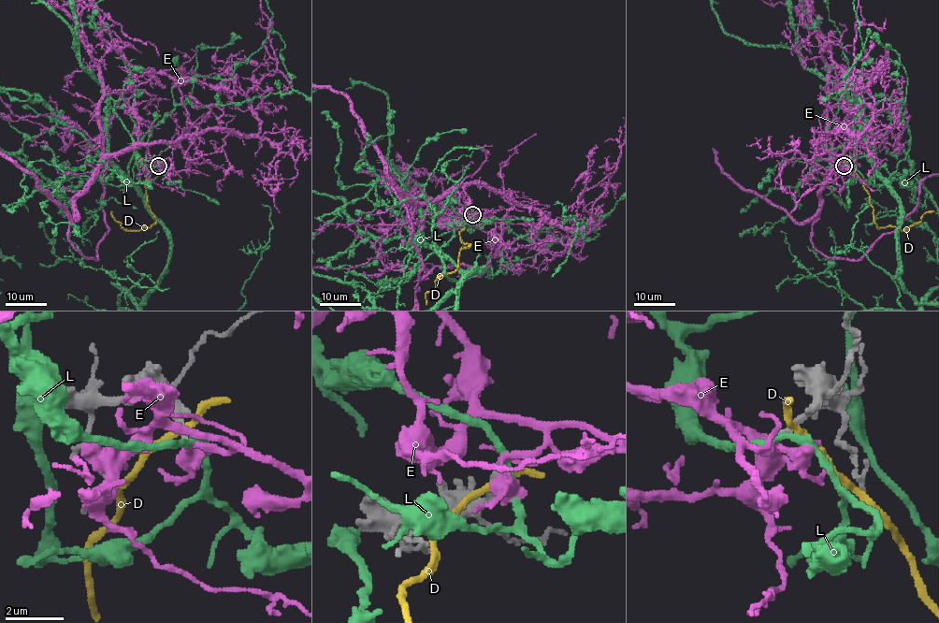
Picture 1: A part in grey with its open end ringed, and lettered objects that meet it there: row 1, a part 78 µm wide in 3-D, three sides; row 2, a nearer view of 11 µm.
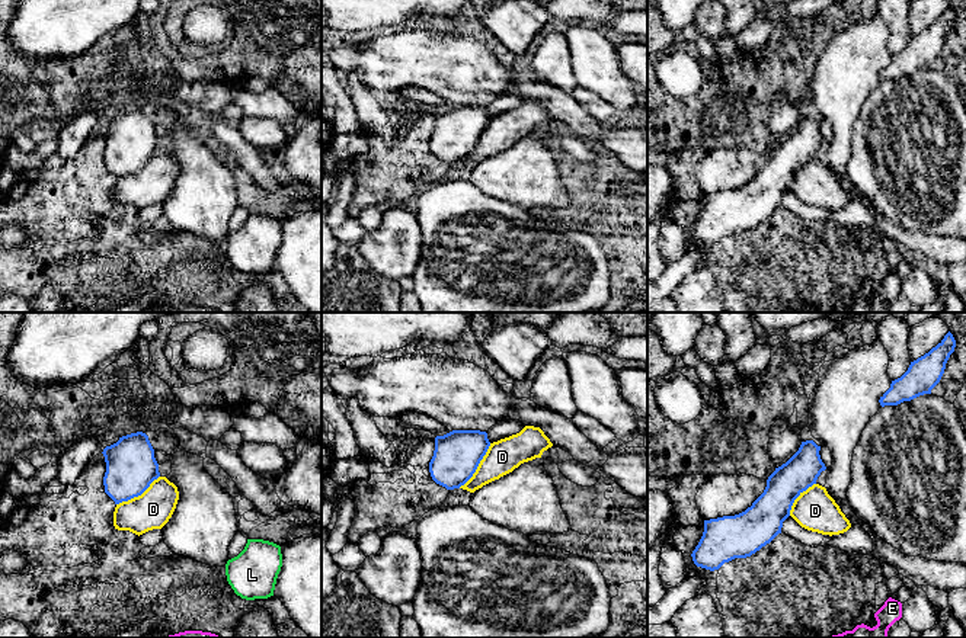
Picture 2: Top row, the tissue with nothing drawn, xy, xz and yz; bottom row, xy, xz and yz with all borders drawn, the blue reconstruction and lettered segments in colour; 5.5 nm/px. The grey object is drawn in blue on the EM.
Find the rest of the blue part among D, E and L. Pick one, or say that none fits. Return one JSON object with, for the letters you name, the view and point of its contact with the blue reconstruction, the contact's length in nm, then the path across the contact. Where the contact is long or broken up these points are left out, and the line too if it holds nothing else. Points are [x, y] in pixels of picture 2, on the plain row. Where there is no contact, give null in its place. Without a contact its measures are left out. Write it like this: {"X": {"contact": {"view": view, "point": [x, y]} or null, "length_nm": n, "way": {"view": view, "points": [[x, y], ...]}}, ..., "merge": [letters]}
{"E": {"contact": null}, "merge": ["E"]}

